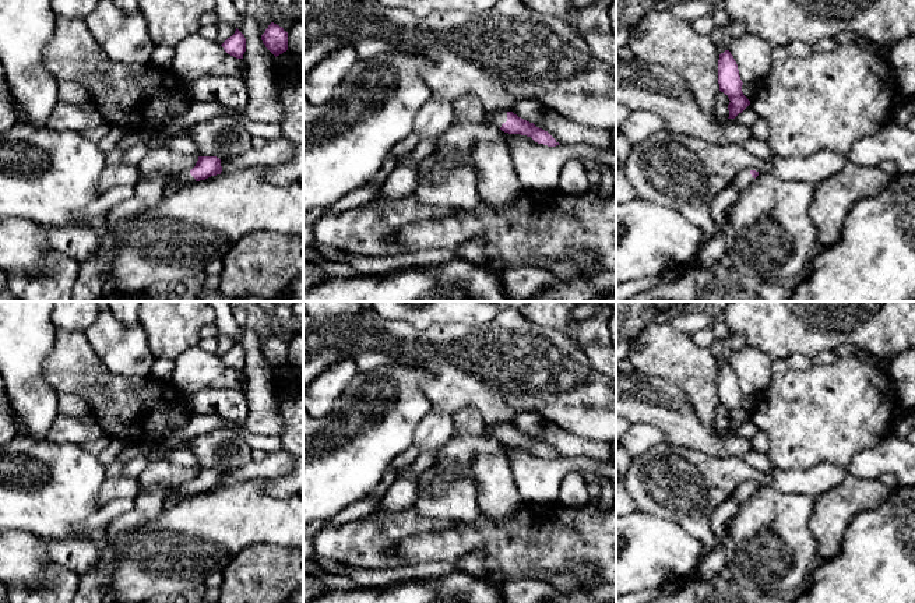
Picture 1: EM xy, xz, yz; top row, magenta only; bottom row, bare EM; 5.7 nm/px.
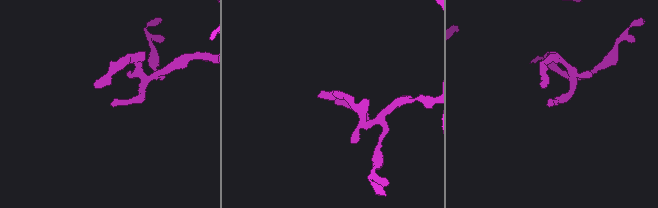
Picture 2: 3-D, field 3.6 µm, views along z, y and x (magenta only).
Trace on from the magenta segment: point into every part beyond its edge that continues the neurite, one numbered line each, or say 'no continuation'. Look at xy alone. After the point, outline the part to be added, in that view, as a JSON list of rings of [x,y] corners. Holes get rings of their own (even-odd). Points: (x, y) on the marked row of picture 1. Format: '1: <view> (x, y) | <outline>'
1: xy (185, 177) | [[[184,170],[180,174],[177,174],[177,180],[179,183],[183,183],[183,184],[190,184],[196,181],[196,179],[190,174],[190,170]]]

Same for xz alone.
1: xz (498, 119) | [[[496,113],[496,114],[492,116],[490,120],[492,120],[493,126],[500,128],[502,124],[507,121],[507,113]]]

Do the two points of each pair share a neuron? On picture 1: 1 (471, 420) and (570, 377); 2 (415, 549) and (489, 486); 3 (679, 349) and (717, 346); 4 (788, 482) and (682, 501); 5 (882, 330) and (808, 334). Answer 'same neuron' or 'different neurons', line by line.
1: different neurons
2: different neurons
3: different neurons
4: same neuron
5: same neuron

